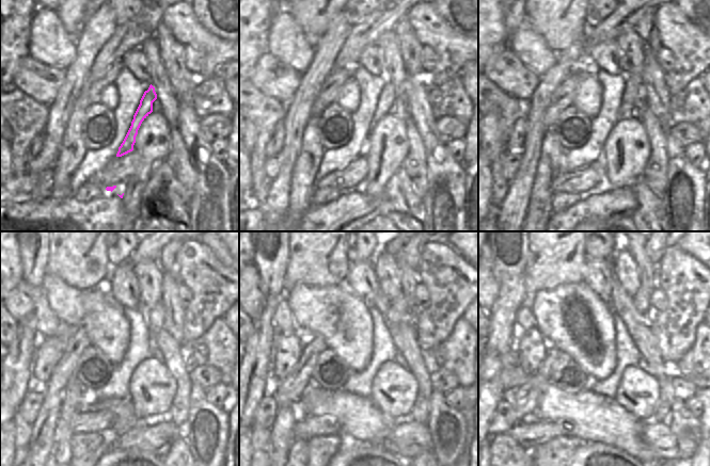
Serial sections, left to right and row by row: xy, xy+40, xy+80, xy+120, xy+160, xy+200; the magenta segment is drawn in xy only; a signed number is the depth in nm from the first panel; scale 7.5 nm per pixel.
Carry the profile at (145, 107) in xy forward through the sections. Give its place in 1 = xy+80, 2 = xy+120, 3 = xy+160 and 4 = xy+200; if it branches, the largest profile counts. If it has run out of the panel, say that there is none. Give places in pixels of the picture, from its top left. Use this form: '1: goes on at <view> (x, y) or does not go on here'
1: goes on at xy+80 (633, 94)
2: goes on at xy+120 (154, 317)
3: goes on at xy+160 (398, 312)
4: goes on at xy+200 (641, 299)

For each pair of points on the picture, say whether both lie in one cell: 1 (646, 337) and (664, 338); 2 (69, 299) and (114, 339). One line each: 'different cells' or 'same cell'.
1: different cells
2: same cell

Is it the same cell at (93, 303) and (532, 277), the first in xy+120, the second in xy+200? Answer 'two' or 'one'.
two

